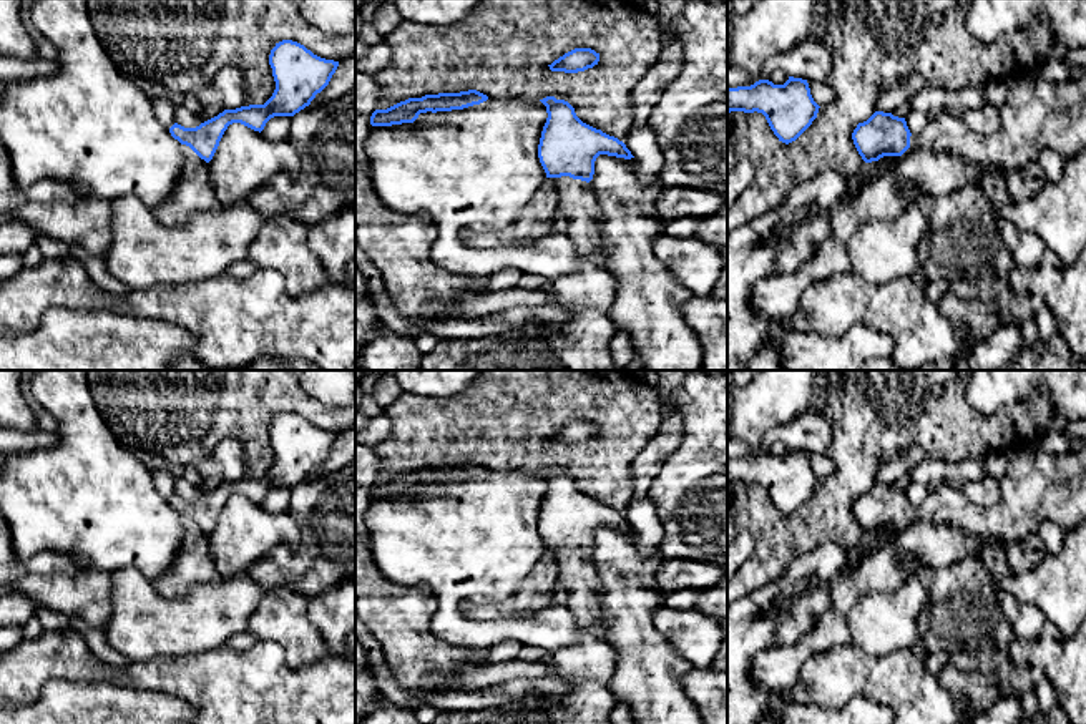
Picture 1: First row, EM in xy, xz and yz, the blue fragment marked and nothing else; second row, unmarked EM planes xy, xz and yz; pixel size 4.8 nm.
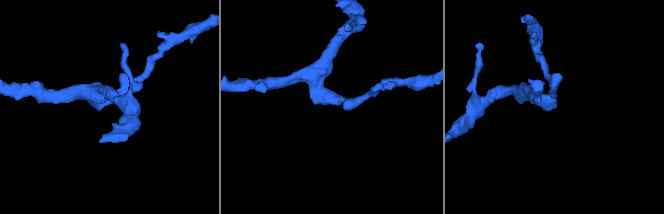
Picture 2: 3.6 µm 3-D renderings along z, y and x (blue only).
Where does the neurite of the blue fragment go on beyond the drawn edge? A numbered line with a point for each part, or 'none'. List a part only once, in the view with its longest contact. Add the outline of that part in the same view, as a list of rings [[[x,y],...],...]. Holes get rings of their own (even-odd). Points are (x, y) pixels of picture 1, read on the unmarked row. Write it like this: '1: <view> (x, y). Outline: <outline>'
1: xz (587, 665). Outline: [[[561,548],[558,550],[558,580],[568,591],[566,608],[578,621],[580,639],[571,646],[550,651],[541,661],[550,664],[555,669],[555,676],[568,682],[571,691],[555,701],[513,701],[477,711],[447,711],[433,724],[609,724],[616,699],[608,689],[608,679],[614,674],[618,654],[608,641],[589,631],[589,624],[601,613],[598,571],[589,555]]]

